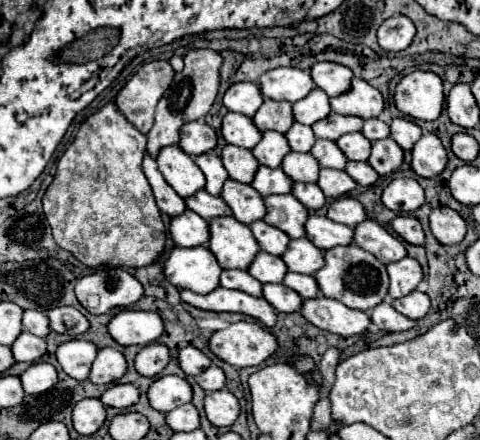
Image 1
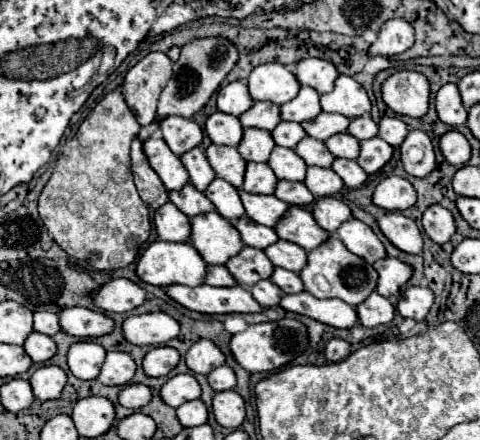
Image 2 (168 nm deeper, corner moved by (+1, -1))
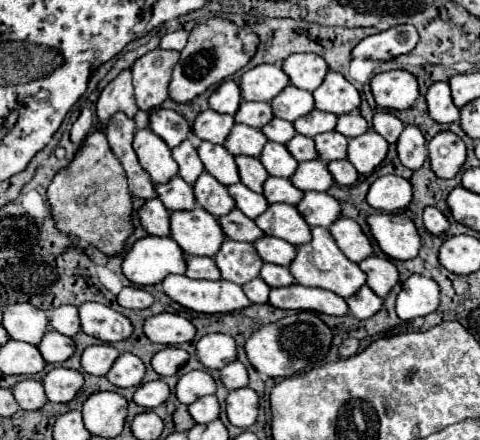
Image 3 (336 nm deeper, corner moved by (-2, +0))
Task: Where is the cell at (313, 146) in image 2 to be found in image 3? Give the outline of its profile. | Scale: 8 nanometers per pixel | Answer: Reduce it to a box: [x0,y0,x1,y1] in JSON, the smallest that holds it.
[286,135,318,161]

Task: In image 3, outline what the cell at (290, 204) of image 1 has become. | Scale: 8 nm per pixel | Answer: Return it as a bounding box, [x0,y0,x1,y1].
[228,183,268,219]

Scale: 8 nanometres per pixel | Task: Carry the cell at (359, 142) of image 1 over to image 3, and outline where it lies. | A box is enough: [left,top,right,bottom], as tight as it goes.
[314,131,348,161]

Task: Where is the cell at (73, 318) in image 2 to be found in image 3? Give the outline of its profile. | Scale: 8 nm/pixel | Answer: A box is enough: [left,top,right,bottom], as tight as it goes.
[78,303,132,343]

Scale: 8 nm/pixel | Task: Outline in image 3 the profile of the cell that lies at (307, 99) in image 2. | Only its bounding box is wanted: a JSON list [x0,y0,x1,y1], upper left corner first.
[270,85,314,121]

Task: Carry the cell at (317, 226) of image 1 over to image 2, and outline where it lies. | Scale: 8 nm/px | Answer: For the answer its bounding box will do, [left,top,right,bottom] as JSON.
[273,206,329,252]

